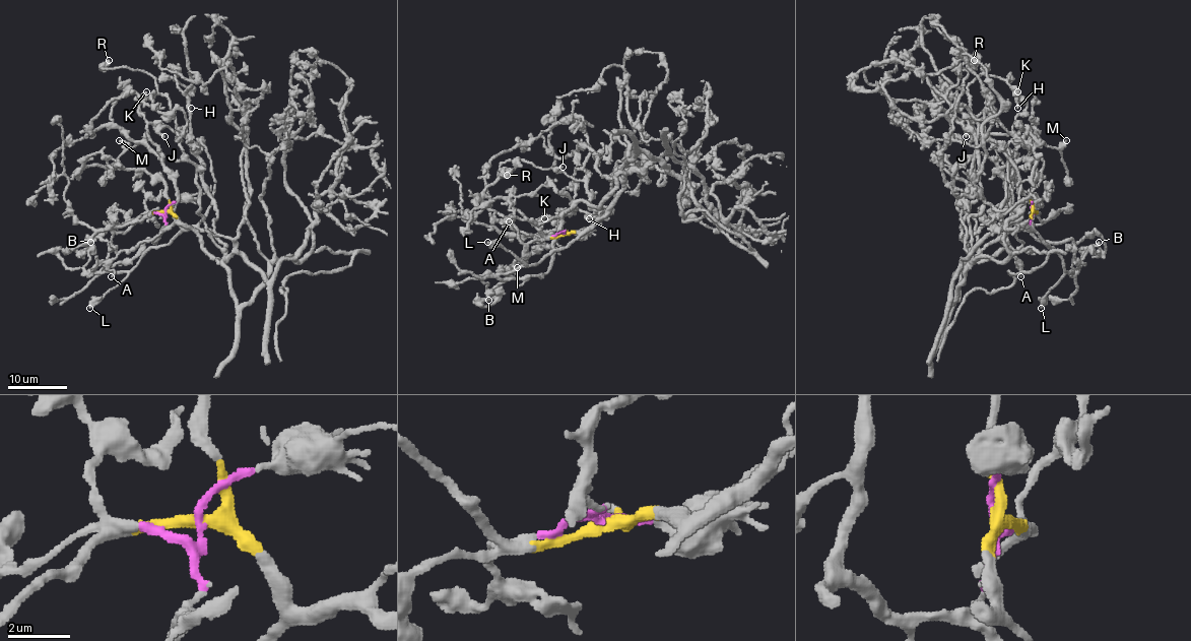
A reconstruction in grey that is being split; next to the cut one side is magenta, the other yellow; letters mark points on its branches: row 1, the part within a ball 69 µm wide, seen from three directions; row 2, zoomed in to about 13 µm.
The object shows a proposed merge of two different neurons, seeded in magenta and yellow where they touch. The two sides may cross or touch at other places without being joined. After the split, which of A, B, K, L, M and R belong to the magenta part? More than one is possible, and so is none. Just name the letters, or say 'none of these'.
A, K, M

